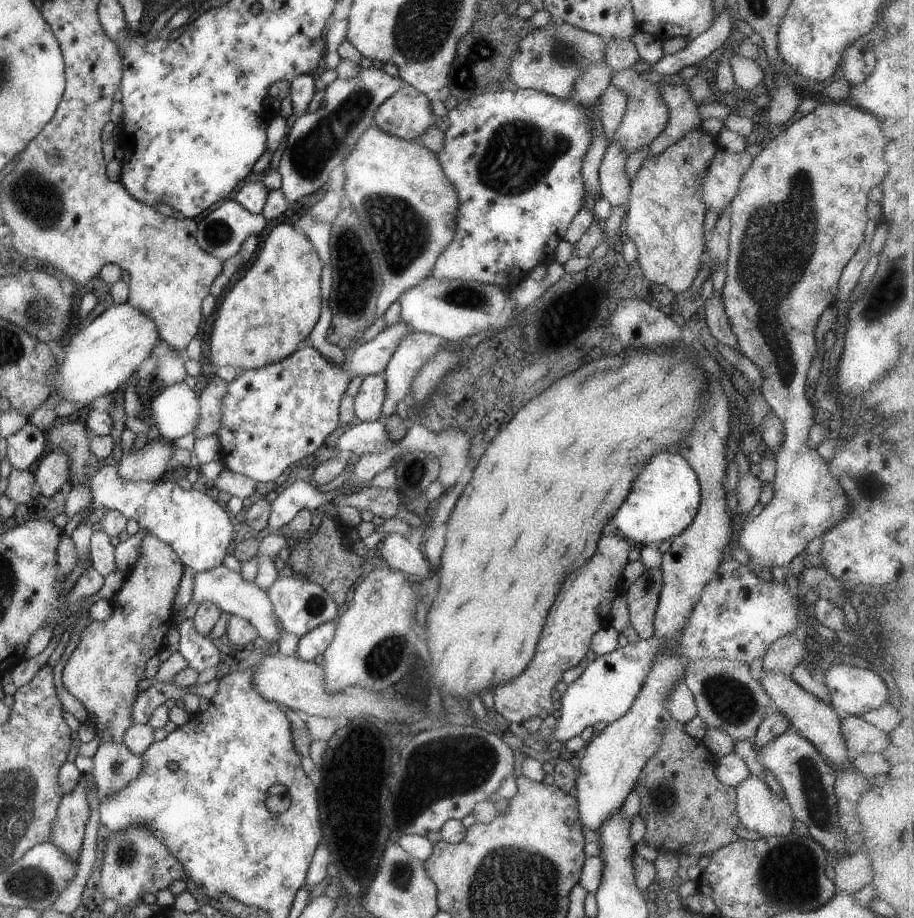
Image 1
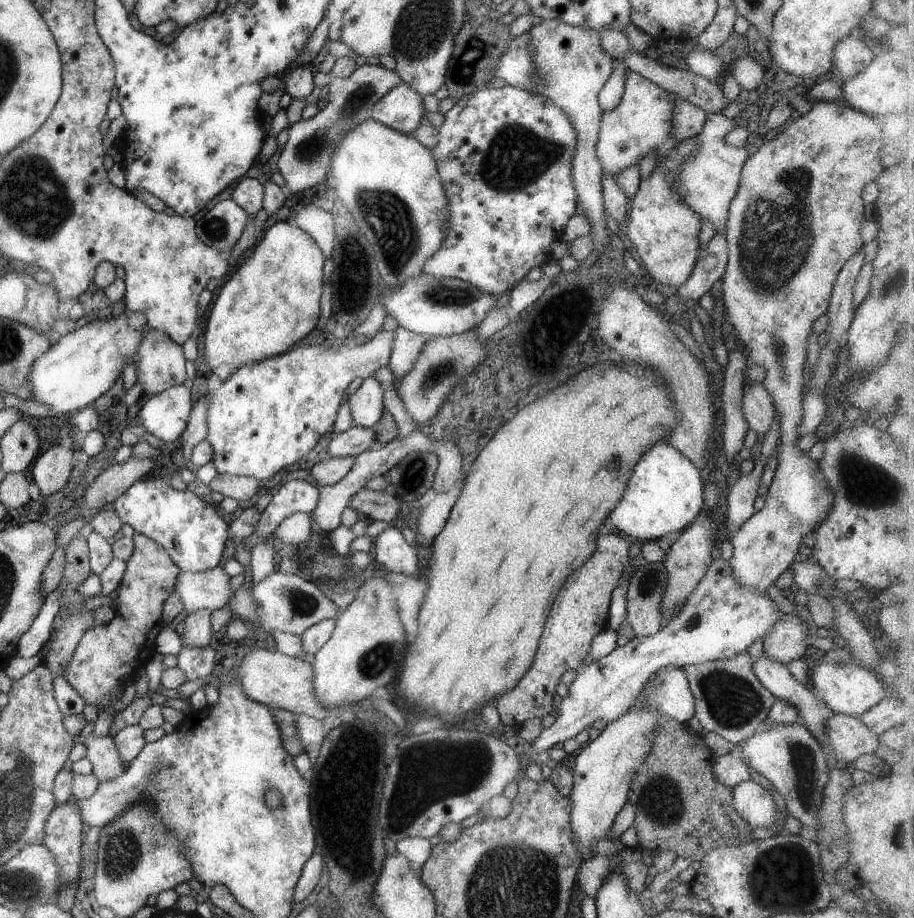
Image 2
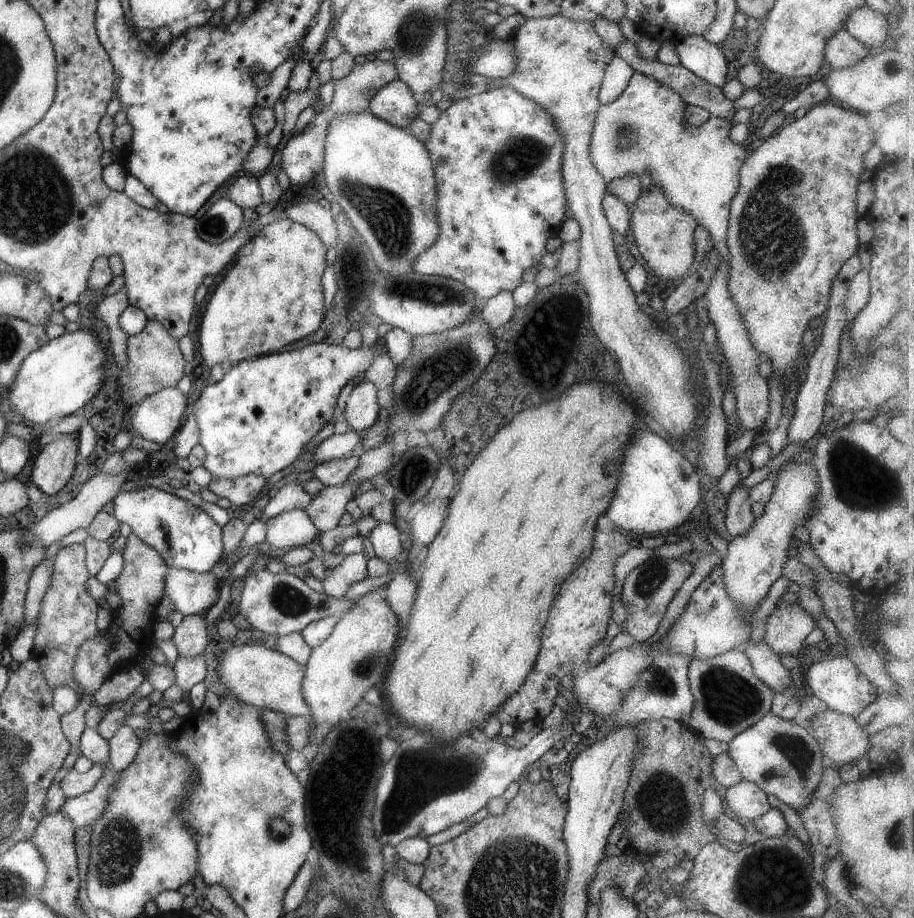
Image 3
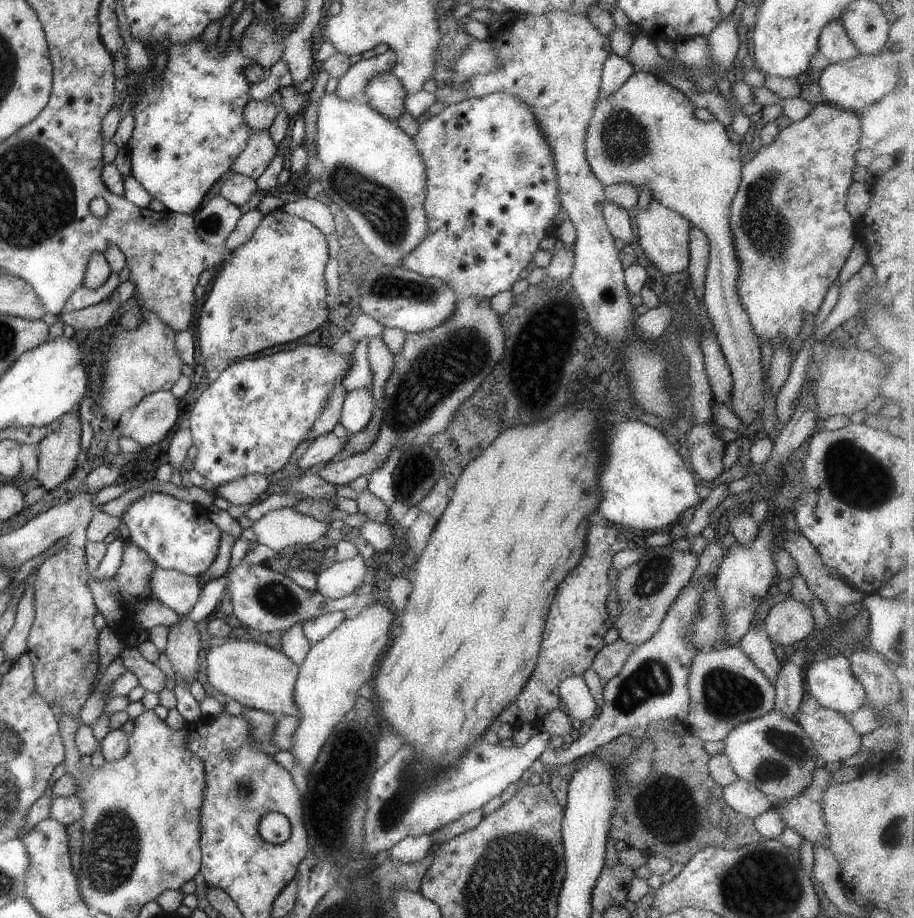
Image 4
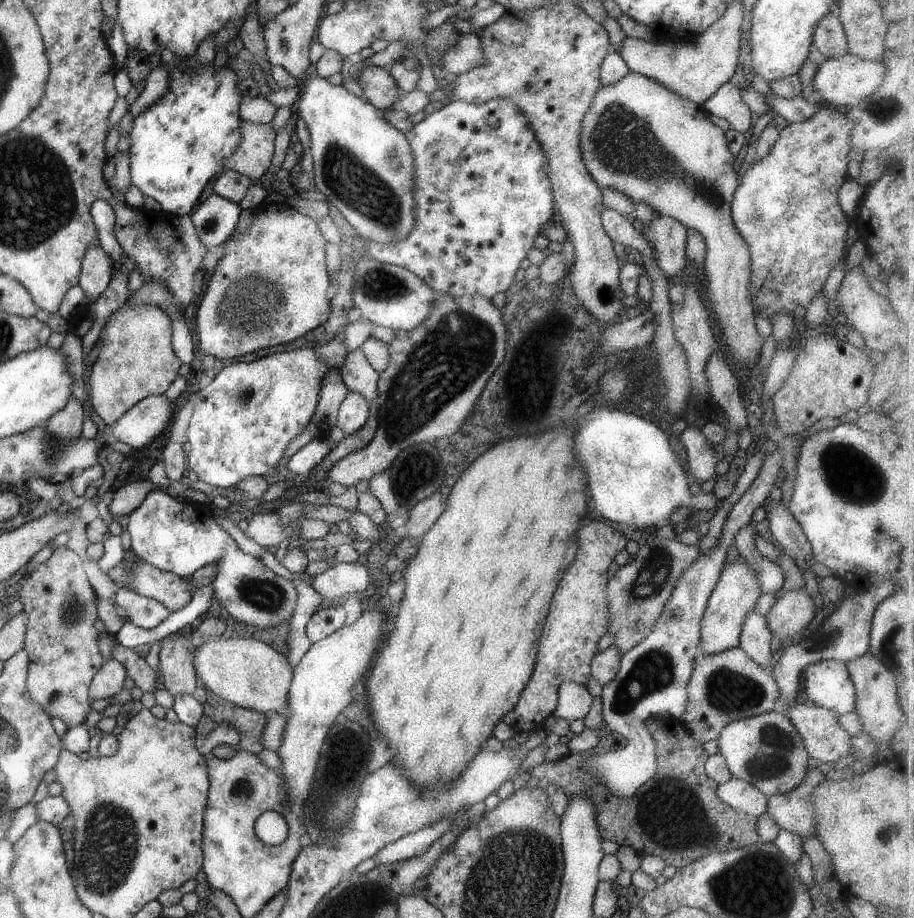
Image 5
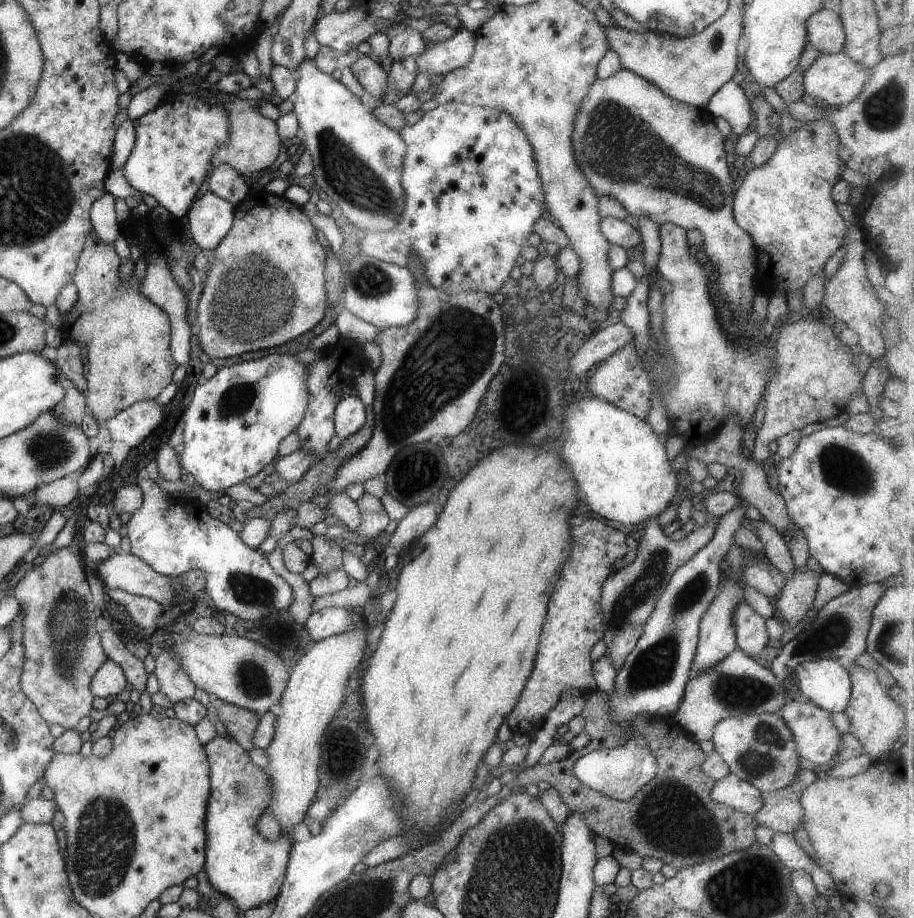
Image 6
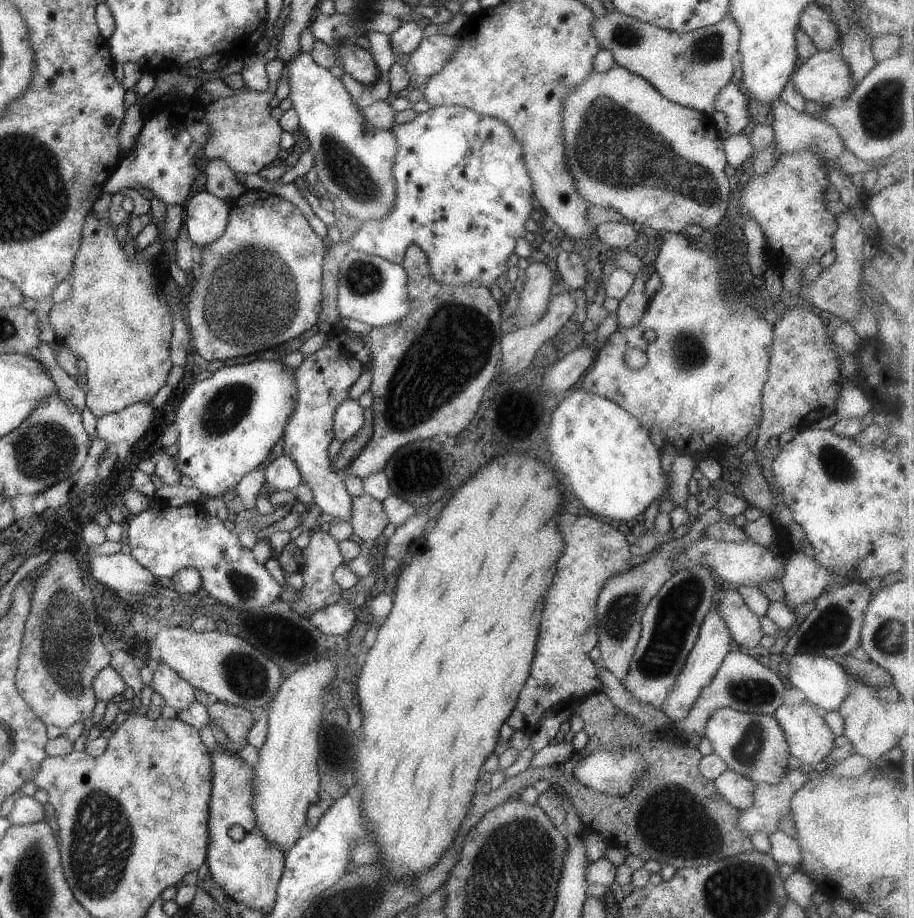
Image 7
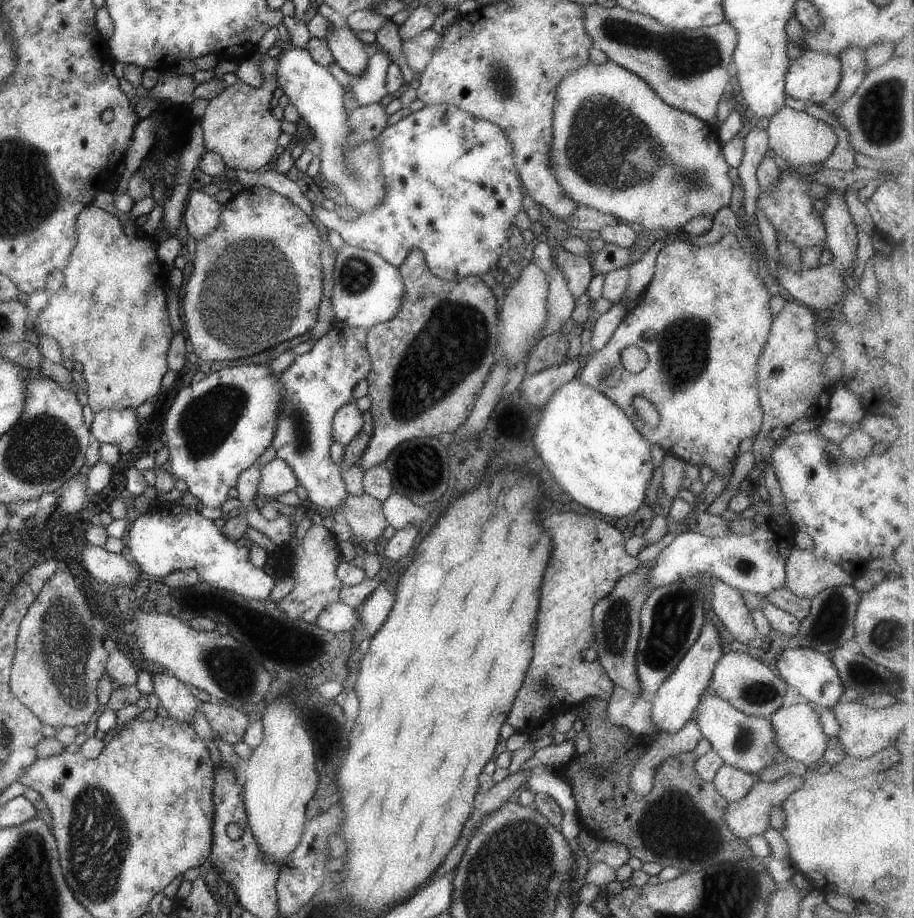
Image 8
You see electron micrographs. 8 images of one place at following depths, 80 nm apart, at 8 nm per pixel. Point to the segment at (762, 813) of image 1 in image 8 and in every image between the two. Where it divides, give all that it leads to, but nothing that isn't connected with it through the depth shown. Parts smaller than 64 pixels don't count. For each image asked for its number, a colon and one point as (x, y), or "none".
2: (752, 804)
3: (746, 800)
4: (744, 798)
5: (735, 793)
6: (730, 790)
7: (736, 790)
8: (731, 783)

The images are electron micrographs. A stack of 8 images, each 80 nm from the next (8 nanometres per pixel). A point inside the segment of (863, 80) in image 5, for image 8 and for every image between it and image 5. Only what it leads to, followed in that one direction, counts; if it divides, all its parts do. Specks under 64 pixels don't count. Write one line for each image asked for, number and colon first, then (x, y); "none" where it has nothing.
6: (835, 79)
7: (822, 77)
8: (812, 77)

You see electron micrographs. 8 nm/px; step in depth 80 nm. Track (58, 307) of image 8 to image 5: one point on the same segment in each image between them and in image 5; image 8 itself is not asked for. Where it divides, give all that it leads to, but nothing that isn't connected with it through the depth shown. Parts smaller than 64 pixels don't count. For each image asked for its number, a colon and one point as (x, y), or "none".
5: (133, 358)
6: (126, 336)
7: (115, 320)

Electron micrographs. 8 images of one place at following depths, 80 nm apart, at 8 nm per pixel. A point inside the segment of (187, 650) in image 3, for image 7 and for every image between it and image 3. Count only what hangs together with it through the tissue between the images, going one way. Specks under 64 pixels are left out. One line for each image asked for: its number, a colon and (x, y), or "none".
4: (183, 640)
5: (175, 669)
6: (173, 682)
7: (177, 693)

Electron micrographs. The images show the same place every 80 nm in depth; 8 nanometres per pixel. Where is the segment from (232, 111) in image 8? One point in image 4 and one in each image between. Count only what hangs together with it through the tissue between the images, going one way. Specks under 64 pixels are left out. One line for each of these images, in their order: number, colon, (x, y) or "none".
4: (257, 153)
5: (251, 158)
6: (253, 143)
7: (245, 136)

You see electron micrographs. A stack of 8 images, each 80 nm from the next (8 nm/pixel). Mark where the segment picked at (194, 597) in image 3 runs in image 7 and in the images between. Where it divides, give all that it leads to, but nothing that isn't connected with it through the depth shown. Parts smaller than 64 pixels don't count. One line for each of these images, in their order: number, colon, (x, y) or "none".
4: (176, 590)
5: (173, 592)
6: (122, 571)
7: (120, 571)

